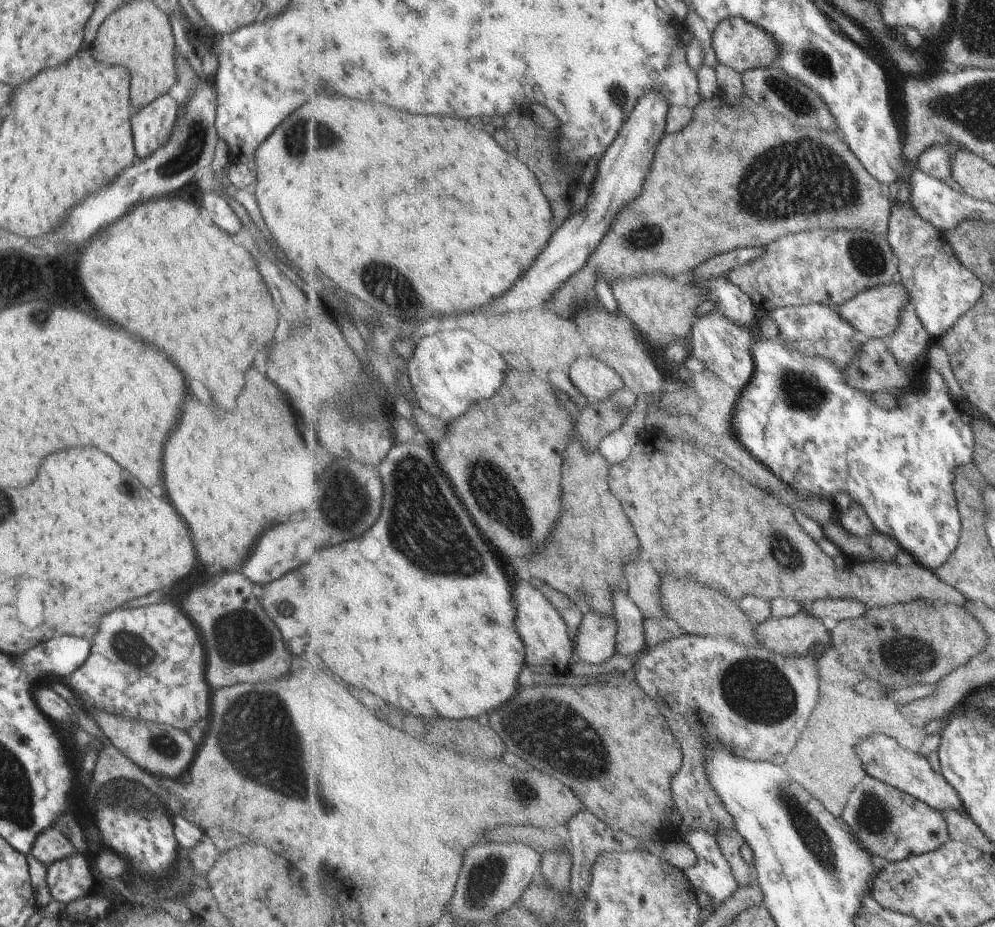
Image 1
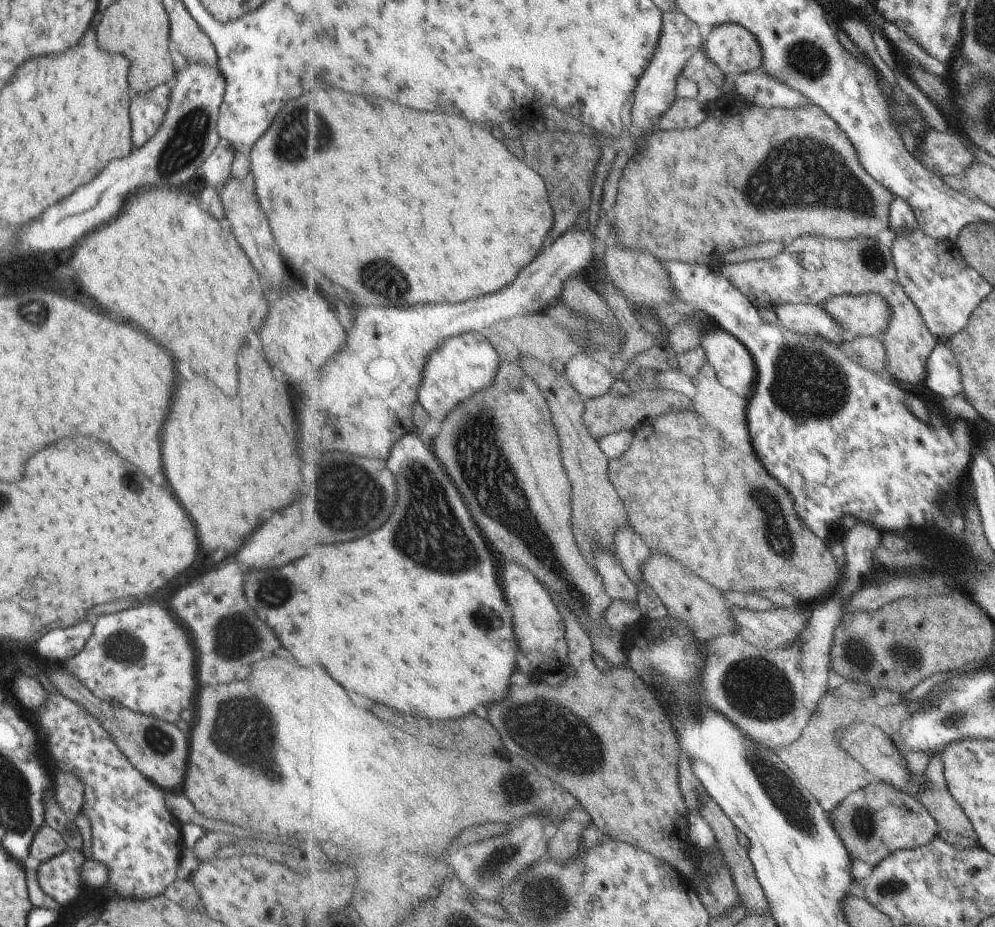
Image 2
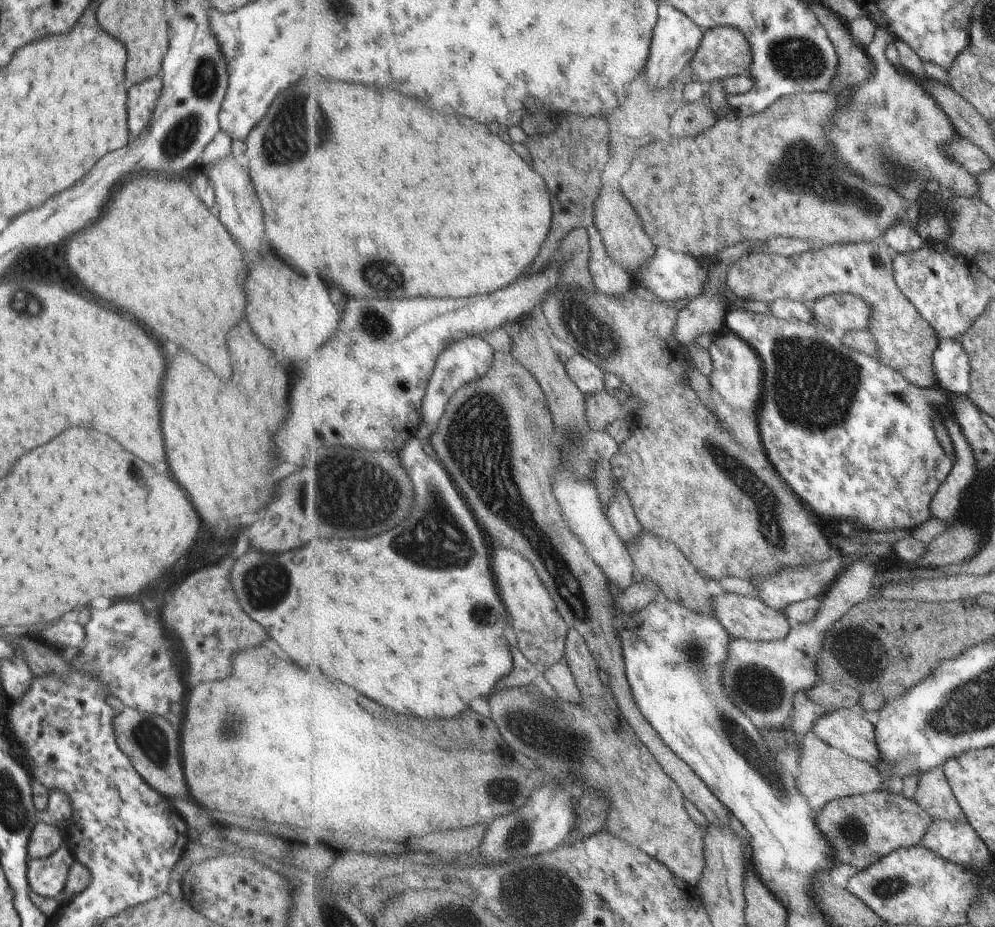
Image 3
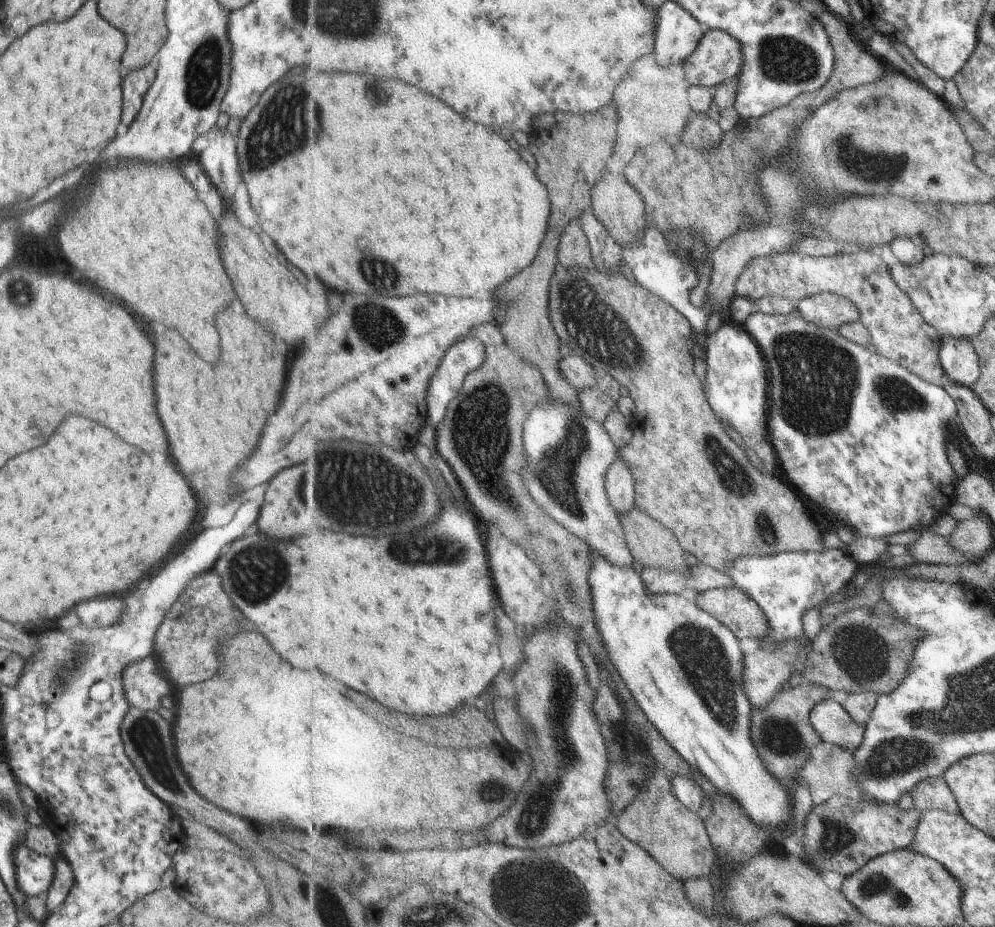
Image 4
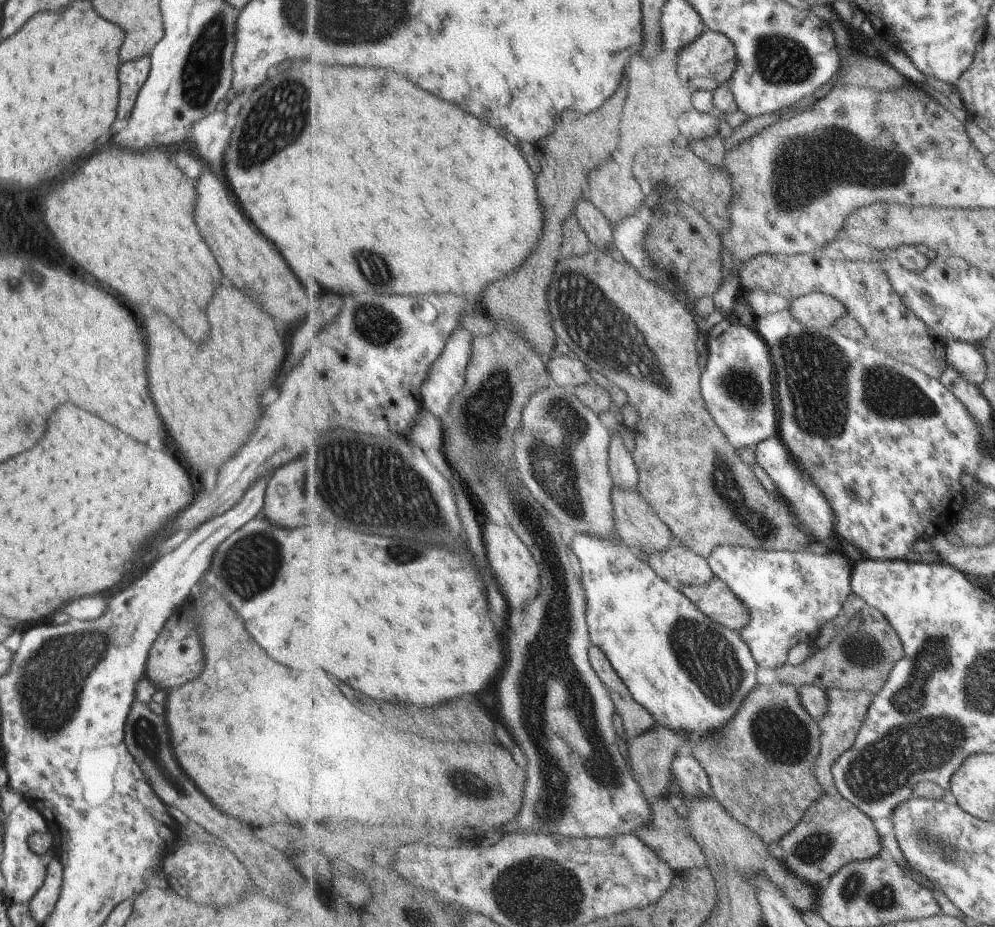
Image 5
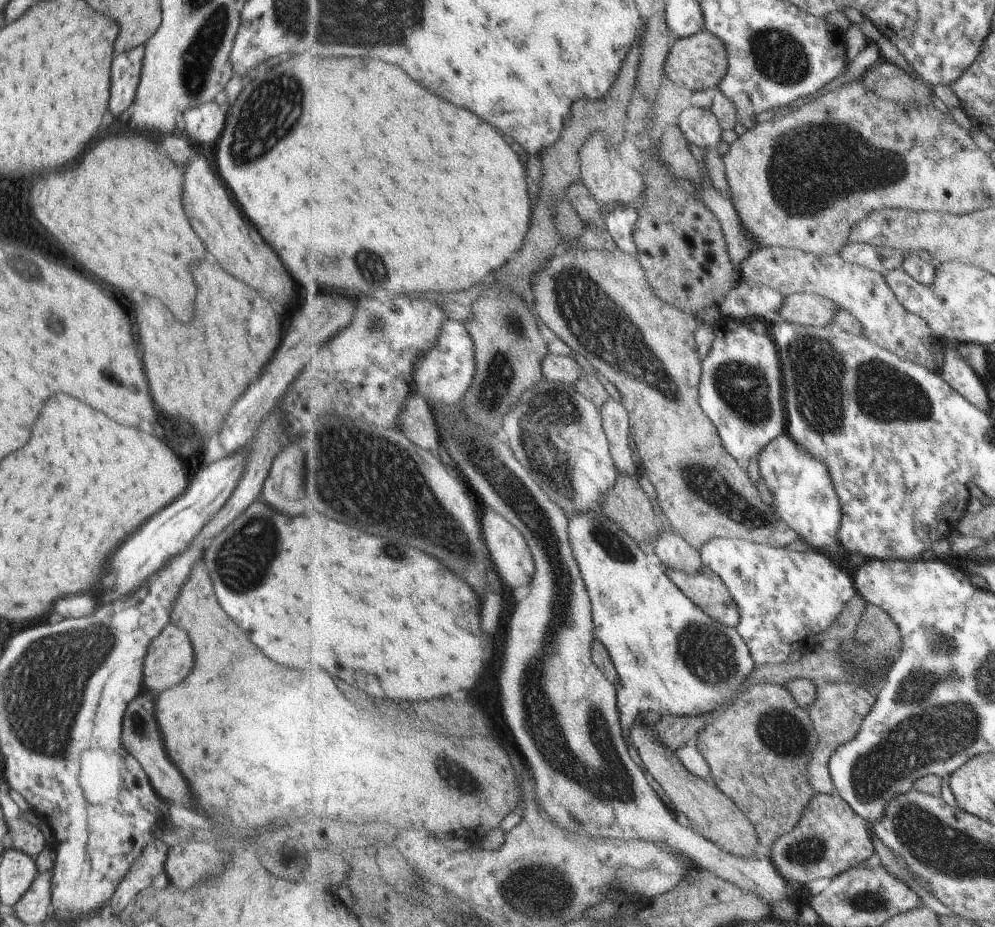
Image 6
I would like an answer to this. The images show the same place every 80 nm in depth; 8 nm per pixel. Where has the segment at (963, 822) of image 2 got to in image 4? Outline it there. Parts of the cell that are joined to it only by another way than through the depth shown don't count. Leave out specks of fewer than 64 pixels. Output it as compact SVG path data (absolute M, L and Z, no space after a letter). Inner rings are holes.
M944 776L919 783L913 789L912 799L913 806L920 811L941 809L947 812L961 813L959 803Z

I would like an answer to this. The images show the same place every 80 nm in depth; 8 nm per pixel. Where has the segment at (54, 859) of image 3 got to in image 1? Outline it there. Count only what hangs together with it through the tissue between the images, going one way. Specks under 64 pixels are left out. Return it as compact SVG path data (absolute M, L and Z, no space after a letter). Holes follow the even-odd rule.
M75 852L45 868L45 884L53 905L62 907L90 894L95 878L87 865L84 856Z

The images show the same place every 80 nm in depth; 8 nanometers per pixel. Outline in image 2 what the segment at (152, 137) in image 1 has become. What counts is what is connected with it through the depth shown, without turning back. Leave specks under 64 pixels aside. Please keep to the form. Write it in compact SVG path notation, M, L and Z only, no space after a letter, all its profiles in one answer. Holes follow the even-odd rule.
M167 84L159 85L145 94L131 96L128 108L130 118L130 139L132 146L138 149L150 139L162 123L170 90Z

